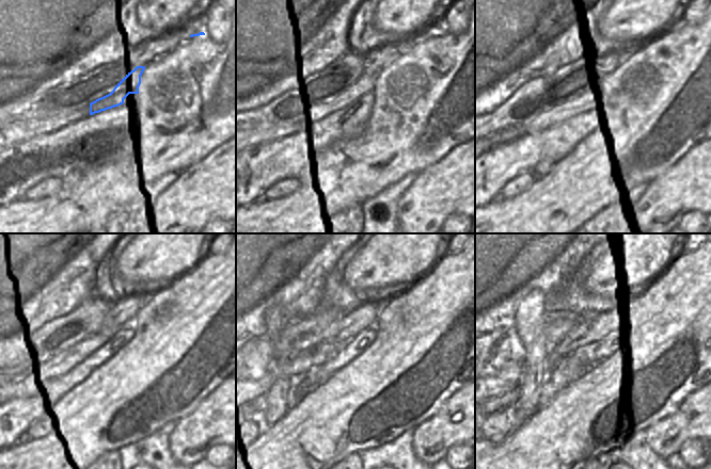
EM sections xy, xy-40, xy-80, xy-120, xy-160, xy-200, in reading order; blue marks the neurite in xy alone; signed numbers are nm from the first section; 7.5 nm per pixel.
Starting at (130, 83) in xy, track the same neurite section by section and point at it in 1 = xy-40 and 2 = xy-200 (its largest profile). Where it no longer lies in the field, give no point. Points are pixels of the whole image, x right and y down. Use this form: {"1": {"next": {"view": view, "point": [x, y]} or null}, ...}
{"1": {"next": {"view": "xy-40", "point": [365, 83]}}, "2": {"next": {"view": "xy-200", "point": [506, 376]}}}

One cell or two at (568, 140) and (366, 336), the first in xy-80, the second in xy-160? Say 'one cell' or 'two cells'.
one cell

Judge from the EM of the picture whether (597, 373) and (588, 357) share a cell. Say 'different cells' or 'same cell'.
different cells

